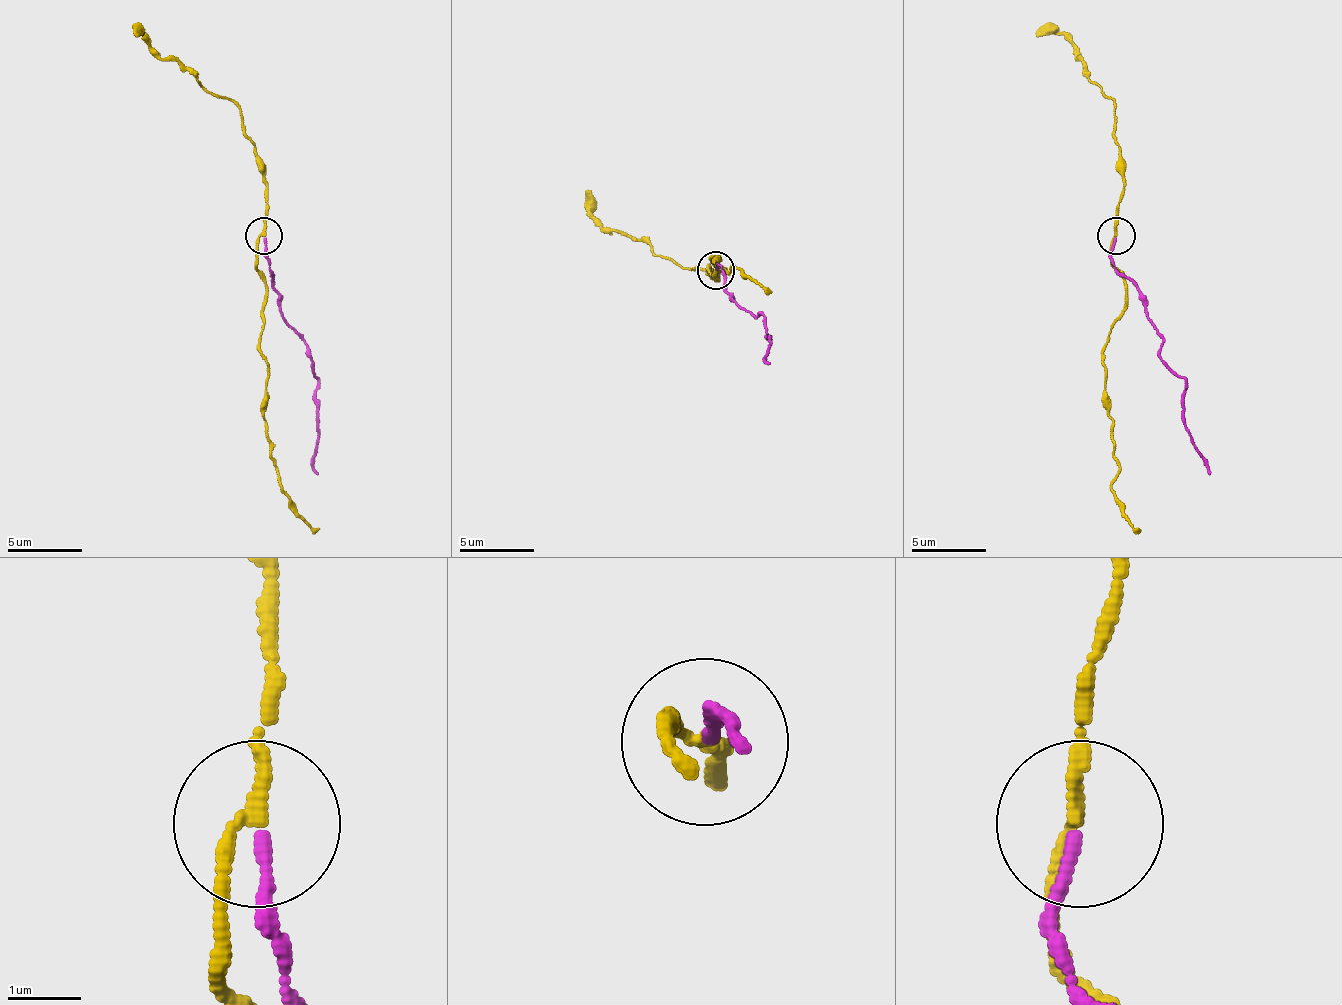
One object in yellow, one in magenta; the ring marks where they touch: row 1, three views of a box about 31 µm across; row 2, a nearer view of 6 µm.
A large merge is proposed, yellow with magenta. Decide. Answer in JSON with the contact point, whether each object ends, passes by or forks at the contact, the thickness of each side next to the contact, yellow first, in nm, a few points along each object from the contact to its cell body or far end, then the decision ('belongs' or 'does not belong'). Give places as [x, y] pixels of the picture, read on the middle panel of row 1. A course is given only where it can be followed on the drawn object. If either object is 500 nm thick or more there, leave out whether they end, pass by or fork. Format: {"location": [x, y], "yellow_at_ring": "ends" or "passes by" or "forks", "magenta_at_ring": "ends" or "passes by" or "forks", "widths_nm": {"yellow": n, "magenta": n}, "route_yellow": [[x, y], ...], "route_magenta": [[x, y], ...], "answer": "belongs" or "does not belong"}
{"location": [716, 270], "yellow_at_ring": "passes by", "magenta_at_ring": "ends", "widths_nm": {"yellow": 170, "magenta": 170}, "route_yellow": [[717, 271], [709, 267], [709, 264], [717, 278], [717, 256], [720, 267], [743, 271], [772, 293]], "route_magenta": [[717, 271], [720, 264], [724, 290], [754, 316], [758, 312], [769, 338], [769, 364]], "answer": "does not belong"}

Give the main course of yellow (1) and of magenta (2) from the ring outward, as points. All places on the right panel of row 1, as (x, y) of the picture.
1: (1117, 235), (1113, 238), (1110, 264), (1124, 279), (1124, 309), (1102, 354), (1117, 507), (1139, 529)
2: (1117, 238), (1110, 261), (1136, 287), (1147, 320), (1162, 339), (1158, 354), (1184, 380), (1184, 428), (1210, 473)

